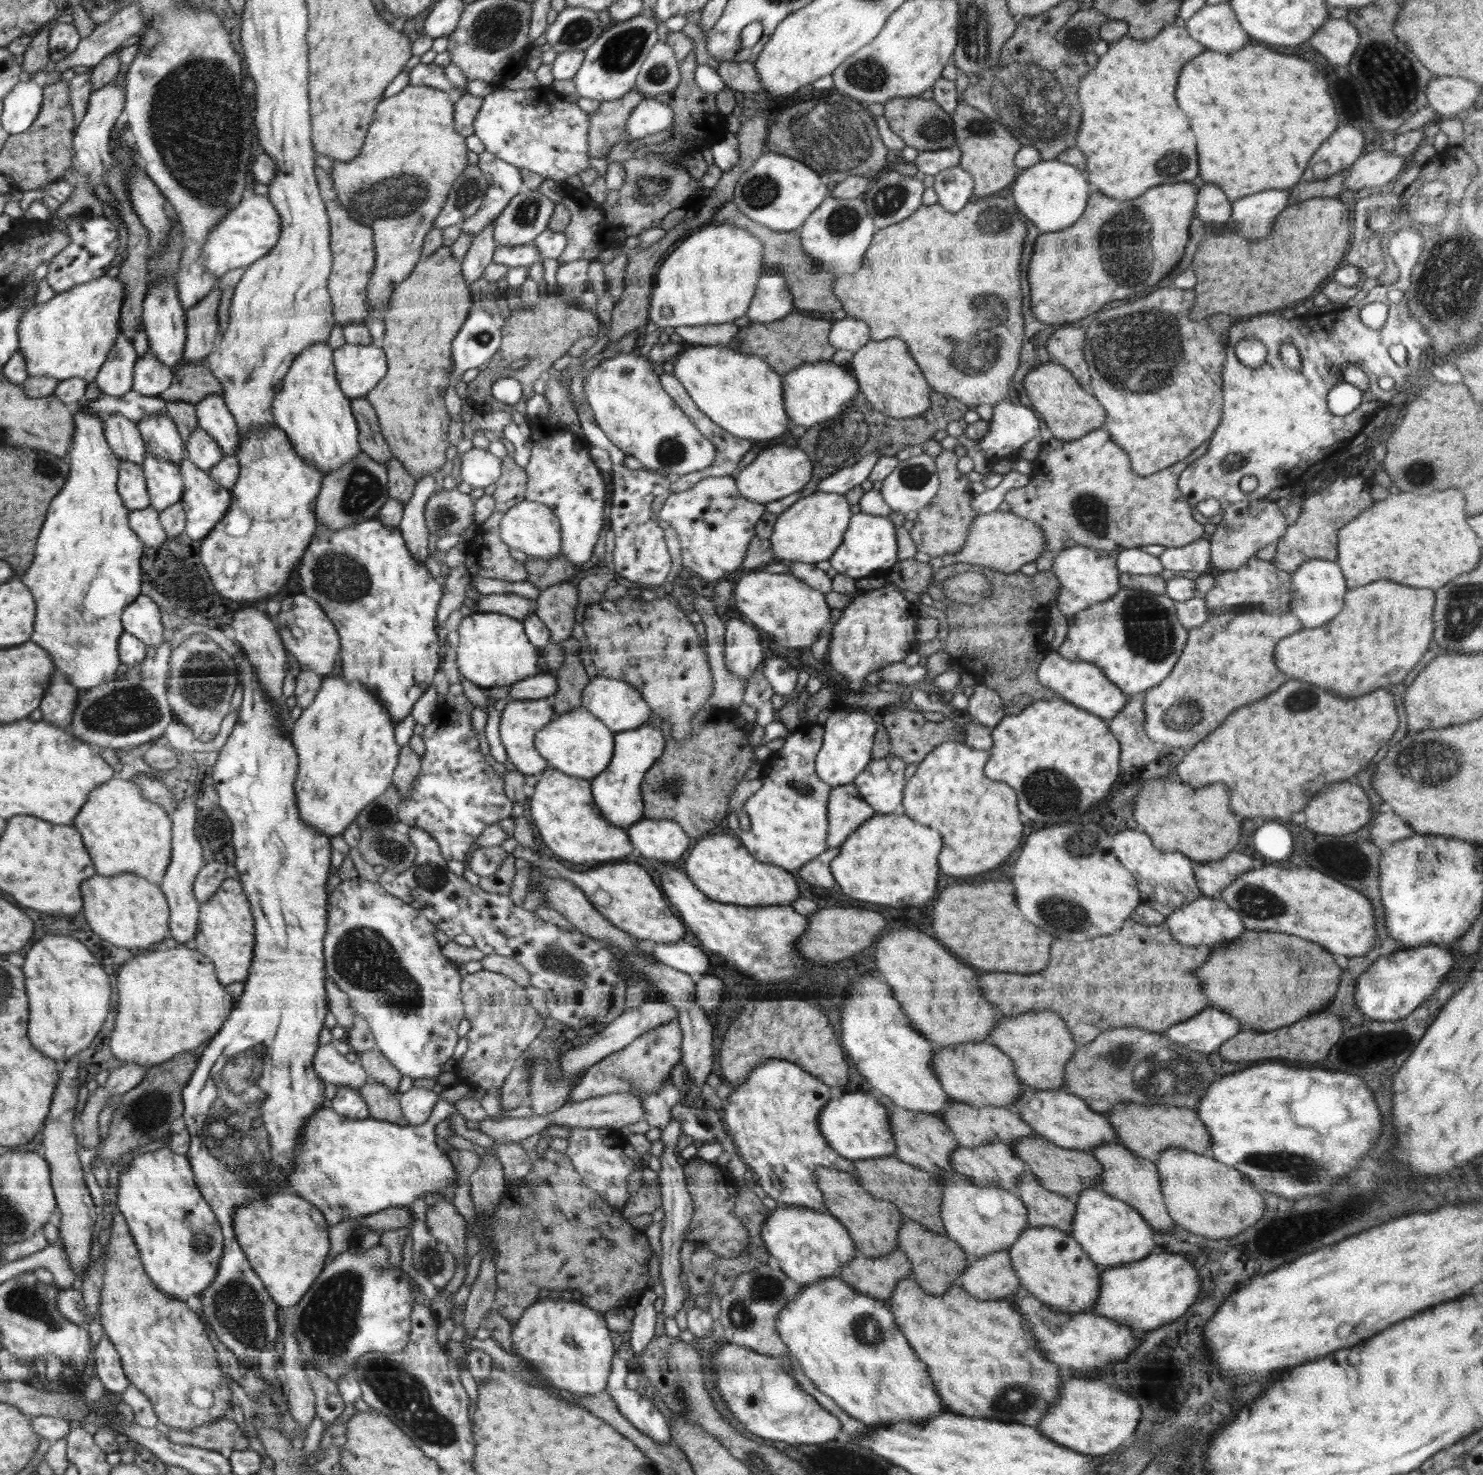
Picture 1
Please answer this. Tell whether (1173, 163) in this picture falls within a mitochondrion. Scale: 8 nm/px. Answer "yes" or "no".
yes

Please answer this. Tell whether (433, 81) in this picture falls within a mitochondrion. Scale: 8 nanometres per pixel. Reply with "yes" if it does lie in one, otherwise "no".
no

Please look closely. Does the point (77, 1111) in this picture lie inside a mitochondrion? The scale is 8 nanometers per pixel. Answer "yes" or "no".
no

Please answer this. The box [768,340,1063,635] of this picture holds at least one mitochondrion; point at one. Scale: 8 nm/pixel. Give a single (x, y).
(843, 441)

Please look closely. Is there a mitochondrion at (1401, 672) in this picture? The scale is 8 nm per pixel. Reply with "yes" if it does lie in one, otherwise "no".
no

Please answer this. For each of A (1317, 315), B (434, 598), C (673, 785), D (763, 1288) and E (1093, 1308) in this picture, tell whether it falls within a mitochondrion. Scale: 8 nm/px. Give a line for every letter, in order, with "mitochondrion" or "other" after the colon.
A: other
B: other
C: mitochondrion
D: mitochondrion
E: other

